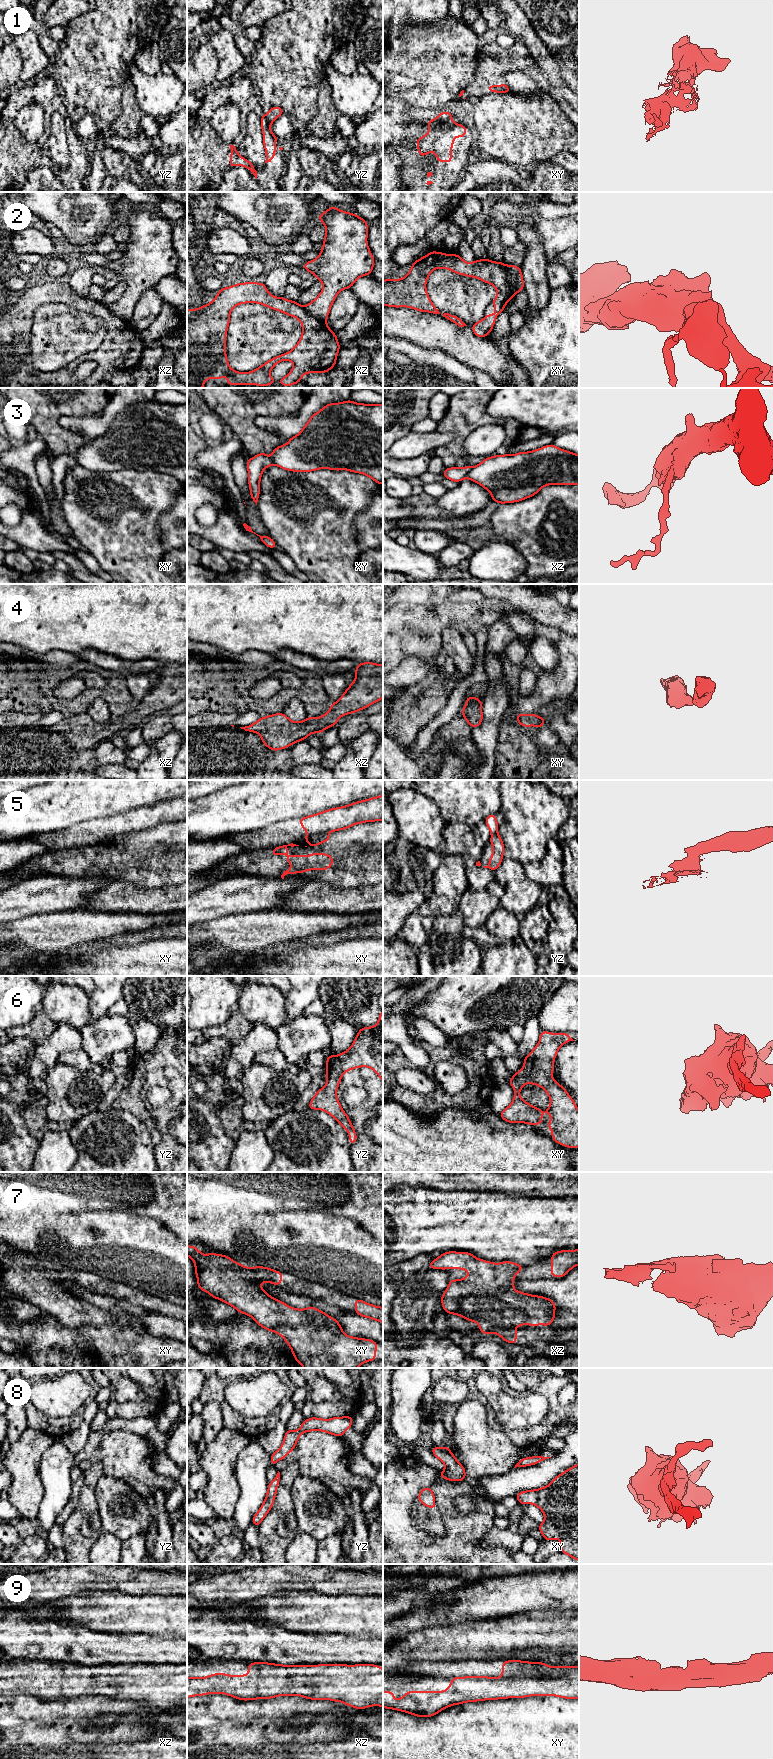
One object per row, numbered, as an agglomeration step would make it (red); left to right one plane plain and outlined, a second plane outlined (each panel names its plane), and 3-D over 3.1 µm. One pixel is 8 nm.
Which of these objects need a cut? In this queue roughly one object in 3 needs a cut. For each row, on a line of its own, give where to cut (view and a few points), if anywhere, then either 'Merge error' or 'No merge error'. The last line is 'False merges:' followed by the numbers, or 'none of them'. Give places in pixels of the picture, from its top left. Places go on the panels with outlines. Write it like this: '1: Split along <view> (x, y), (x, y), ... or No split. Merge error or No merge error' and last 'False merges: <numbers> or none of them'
1: Split along xy (450, 119), (446, 122), (438, 122), (430, 128). Merge error
2: Split along xy (505, 265), (507, 279), (514, 294). Merge error
3: Split along xz (473, 467), (465, 477). Merge error
4: No split. No merge error
5: Split along xy (326, 832), (311, 833), (309, 835). Merge error
6: No split. No merge error
7: No split. No merge error
8: No split. No merge error
9: Split along xy (575, 1696), (551, 1680), (498, 1678), (487, 1698). Merge error
False merges: 1, 2, 3, 5, 9

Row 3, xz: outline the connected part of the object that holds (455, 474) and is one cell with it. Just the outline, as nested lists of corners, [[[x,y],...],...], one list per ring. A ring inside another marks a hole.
[[[465,466],[463,468],[457,467],[445,468],[445,470],[443,471],[443,475],[446,479],[459,483],[464,478],[466,478],[466,475],[472,468],[473,467],[471,466]]]

